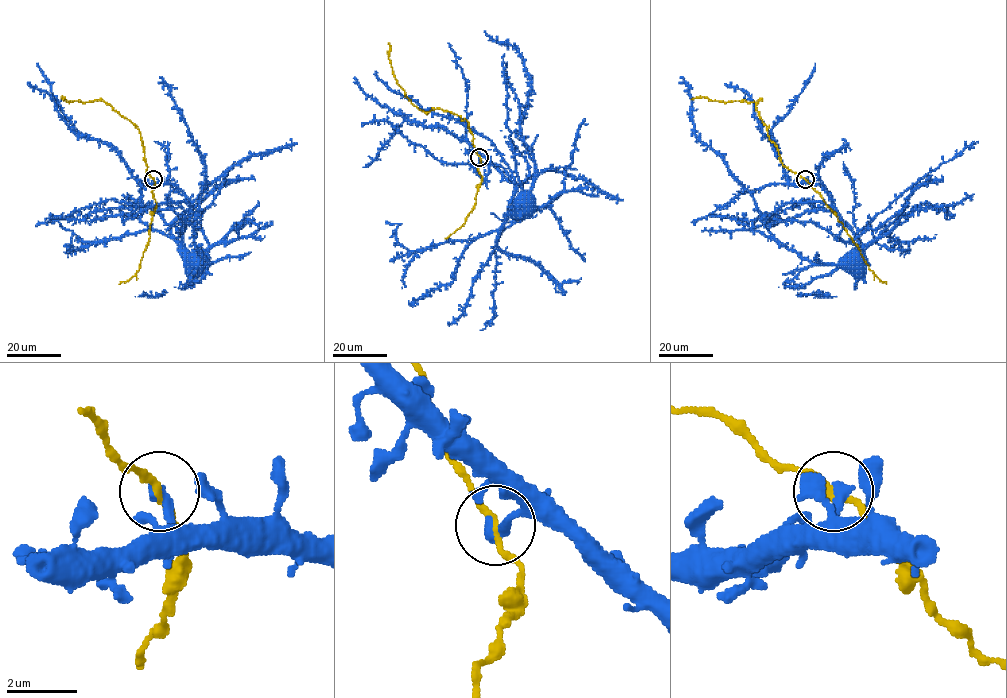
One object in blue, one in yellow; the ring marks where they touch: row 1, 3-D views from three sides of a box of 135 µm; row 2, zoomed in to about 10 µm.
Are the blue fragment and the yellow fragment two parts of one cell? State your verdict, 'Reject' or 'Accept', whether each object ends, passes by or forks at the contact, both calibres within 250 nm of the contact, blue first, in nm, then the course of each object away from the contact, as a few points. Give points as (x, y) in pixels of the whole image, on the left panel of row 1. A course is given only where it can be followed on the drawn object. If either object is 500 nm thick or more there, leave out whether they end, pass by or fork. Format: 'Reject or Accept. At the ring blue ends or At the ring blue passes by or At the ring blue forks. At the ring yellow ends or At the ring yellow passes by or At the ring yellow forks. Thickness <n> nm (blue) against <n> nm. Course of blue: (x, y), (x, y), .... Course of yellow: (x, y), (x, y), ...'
Reject. At the ring blue ends. At the ring yellow passes by. Thickness 400 nm (blue) against 170 nm. Course of blue: (153, 178), (172, 183), (189, 201), (183, 244), (184, 250), (194, 256). Course of yellow: (153, 178), (147, 172), (139, 129), (102, 100), (69, 102), (62, 97), (62, 100)

